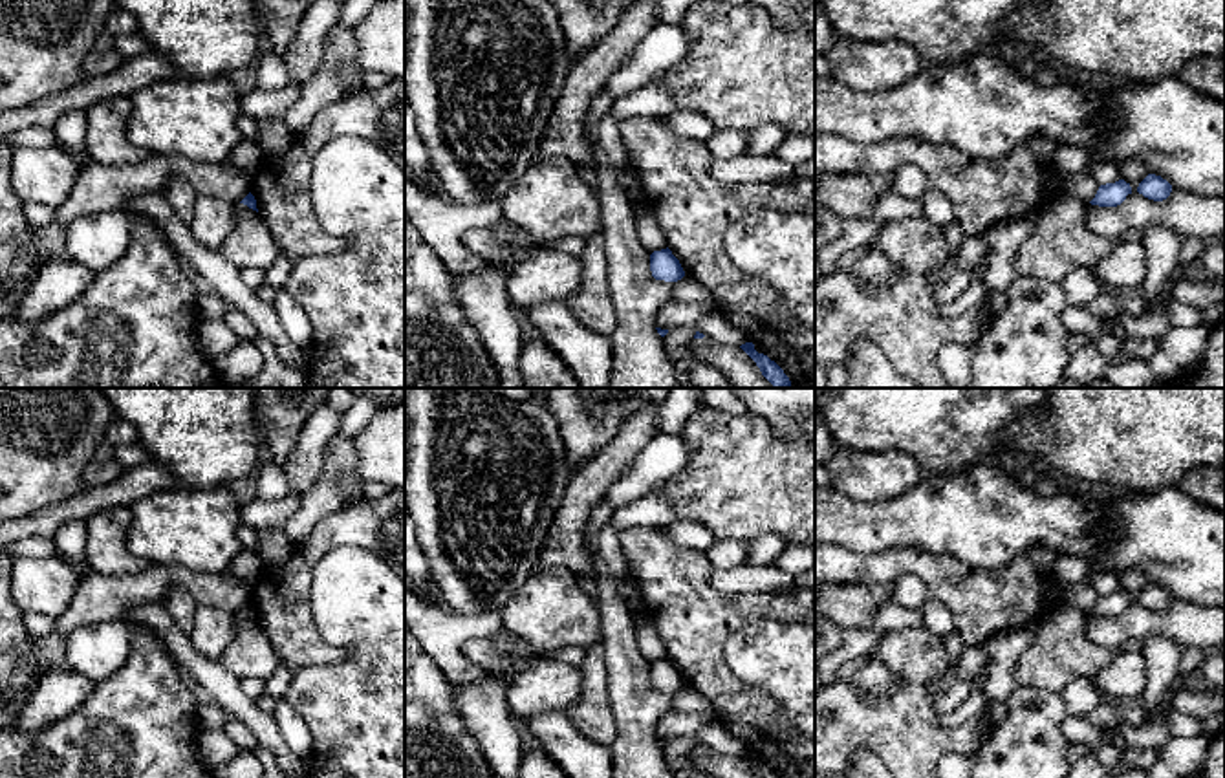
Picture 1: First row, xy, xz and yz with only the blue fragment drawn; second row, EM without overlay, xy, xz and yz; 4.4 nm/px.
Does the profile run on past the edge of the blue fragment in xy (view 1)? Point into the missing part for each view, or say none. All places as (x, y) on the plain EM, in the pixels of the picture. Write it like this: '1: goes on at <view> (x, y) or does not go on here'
1: does not go on here

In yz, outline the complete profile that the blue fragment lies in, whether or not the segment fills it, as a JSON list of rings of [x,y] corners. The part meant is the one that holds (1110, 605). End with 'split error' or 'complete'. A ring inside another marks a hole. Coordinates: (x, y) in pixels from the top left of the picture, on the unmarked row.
[[[1119,589],[1115,593],[1100,595],[1089,613],[1099,617],[1117,617],[1126,610],[1128,604],[1132,604],[1130,593]]] | complete

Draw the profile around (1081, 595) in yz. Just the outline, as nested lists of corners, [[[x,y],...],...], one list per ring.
[[[1084,578],[1073,586],[1062,588],[1064,602],[1071,604],[1073,608],[1077,608],[1082,613],[1089,613],[1095,608],[1099,597],[1100,595],[1095,591],[1089,578]]]

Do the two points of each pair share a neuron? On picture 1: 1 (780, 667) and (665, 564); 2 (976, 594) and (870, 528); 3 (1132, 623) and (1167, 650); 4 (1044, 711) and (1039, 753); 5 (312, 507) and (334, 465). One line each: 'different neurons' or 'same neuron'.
1: different neurons
2: different neurons
3: different neurons
4: same neuron
5: same neuron

